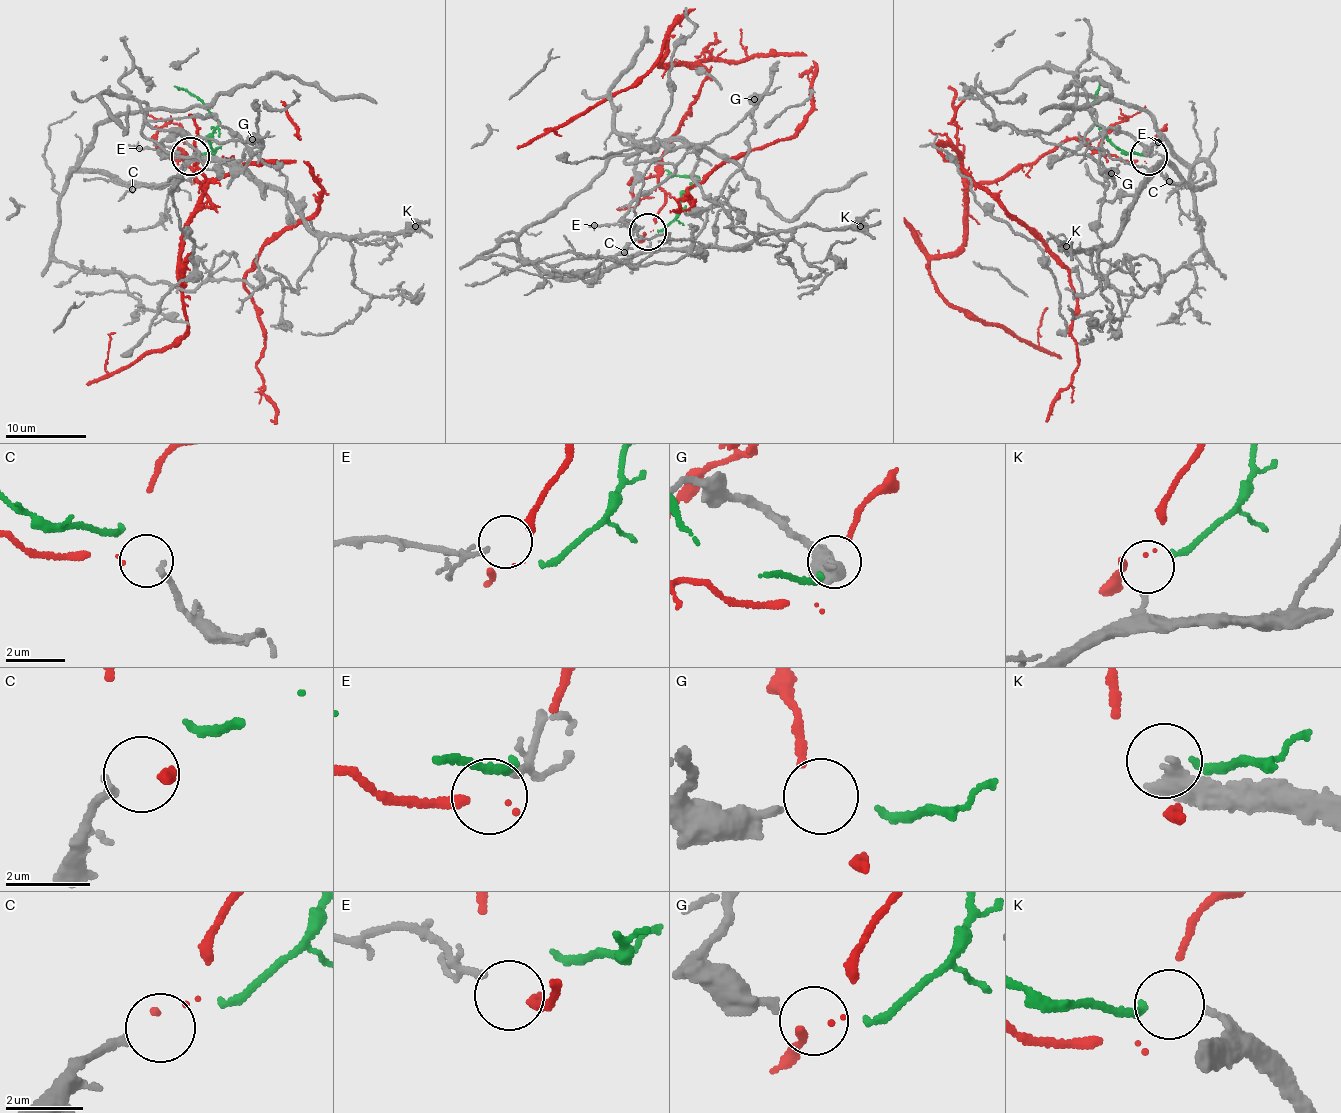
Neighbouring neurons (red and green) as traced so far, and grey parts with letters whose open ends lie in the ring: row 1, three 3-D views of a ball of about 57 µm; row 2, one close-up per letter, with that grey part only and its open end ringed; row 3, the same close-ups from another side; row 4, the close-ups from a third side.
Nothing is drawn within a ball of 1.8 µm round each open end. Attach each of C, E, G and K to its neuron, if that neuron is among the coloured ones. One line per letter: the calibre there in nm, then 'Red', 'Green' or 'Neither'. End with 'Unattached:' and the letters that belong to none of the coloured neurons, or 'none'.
C: Thickness 220 nm. Red
E: Thickness 100 nm. Neither
G: Thickness 260 nm. Neither
K: Thickness 200 nm. Green
Unattached: E, G

